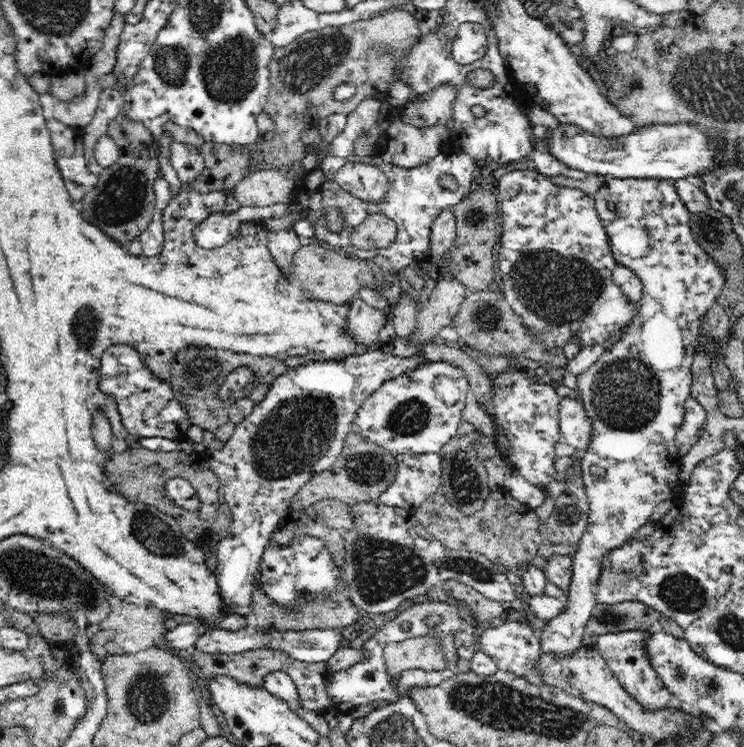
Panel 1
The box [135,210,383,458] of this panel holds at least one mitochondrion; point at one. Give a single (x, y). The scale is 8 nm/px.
(200, 374)

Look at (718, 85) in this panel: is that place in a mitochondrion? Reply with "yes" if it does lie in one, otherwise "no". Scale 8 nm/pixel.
yes

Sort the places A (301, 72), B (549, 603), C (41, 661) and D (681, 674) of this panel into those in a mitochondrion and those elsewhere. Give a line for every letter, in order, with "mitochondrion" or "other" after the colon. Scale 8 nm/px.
A: mitochondrion
B: other
C: other
D: mitochondrion

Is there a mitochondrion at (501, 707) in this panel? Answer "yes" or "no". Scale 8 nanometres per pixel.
yes

